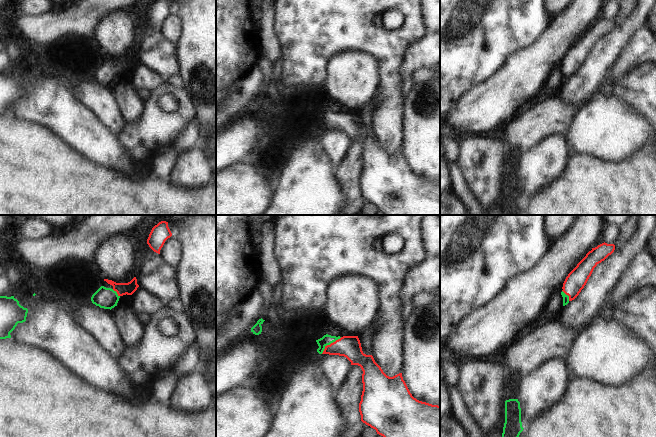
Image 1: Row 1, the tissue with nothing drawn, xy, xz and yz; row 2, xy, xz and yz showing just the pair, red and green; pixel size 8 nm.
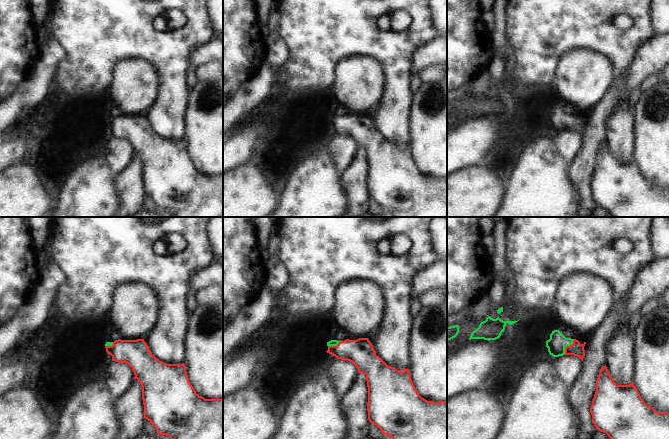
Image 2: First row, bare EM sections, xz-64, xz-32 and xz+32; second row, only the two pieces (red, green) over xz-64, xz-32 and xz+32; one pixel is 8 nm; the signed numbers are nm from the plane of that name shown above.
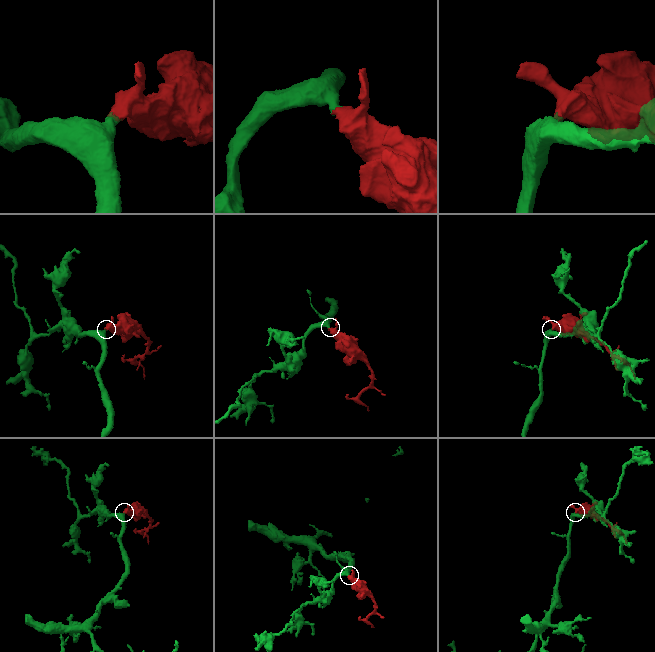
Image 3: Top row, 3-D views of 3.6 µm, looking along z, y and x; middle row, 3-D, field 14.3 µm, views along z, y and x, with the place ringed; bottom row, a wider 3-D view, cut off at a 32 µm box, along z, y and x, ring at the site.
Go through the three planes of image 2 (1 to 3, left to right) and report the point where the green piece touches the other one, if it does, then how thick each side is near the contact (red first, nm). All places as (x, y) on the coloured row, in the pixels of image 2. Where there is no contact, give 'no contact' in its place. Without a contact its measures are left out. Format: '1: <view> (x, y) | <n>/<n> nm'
1: xz-64 (109, 346) | 220/30 nm
2: xz-32 (334, 346) | 220/50 nm
3: xz+32 (567, 346) | 110/150 nm

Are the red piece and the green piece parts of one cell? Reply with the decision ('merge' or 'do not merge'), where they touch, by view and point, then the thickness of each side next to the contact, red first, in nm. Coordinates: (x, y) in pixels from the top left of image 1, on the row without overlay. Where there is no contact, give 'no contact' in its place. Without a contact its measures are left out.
merge; meets red in xz at (331, 119); 180 nm thick on the red side, 80 nm on the other

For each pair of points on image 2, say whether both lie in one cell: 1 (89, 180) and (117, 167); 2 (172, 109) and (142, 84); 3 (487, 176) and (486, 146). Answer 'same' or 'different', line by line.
1: different
2: different
3: different

